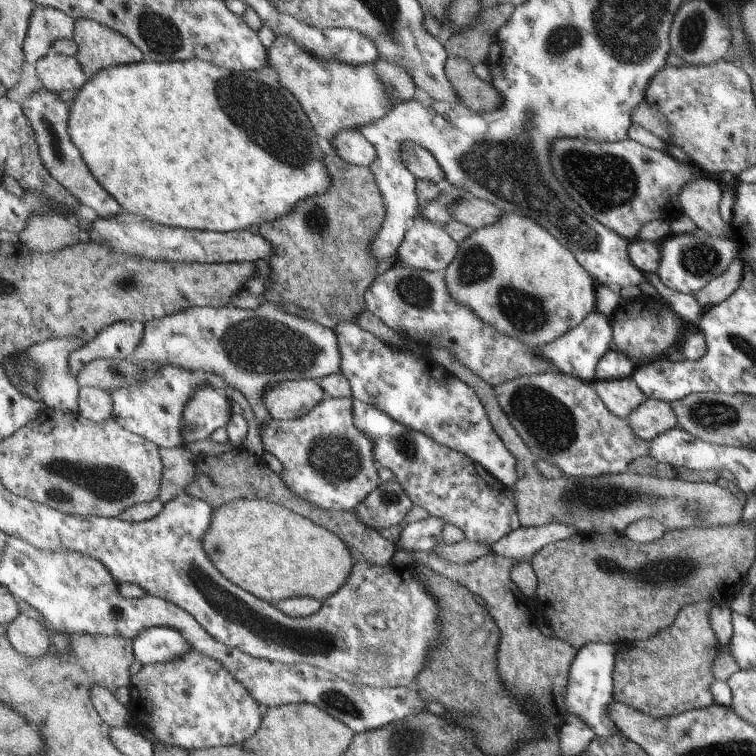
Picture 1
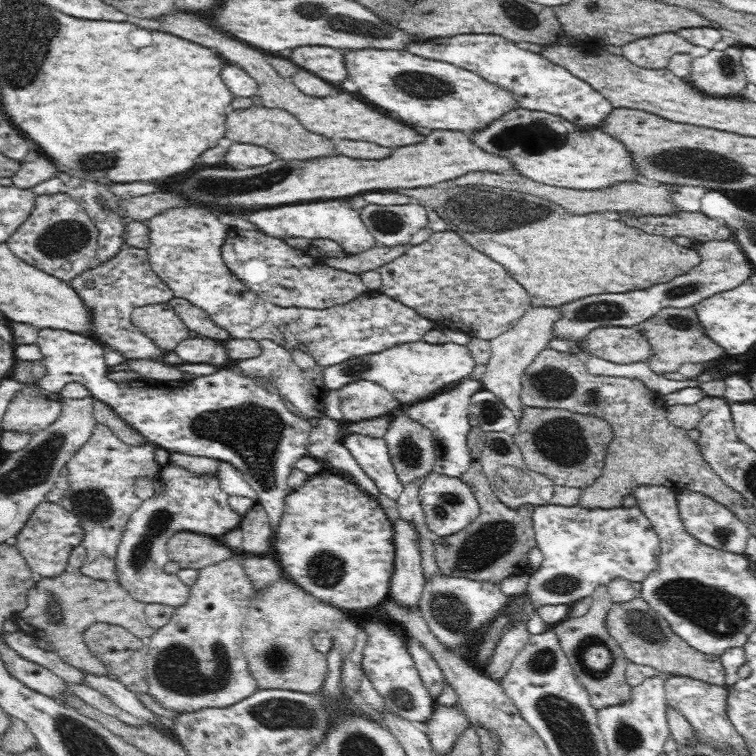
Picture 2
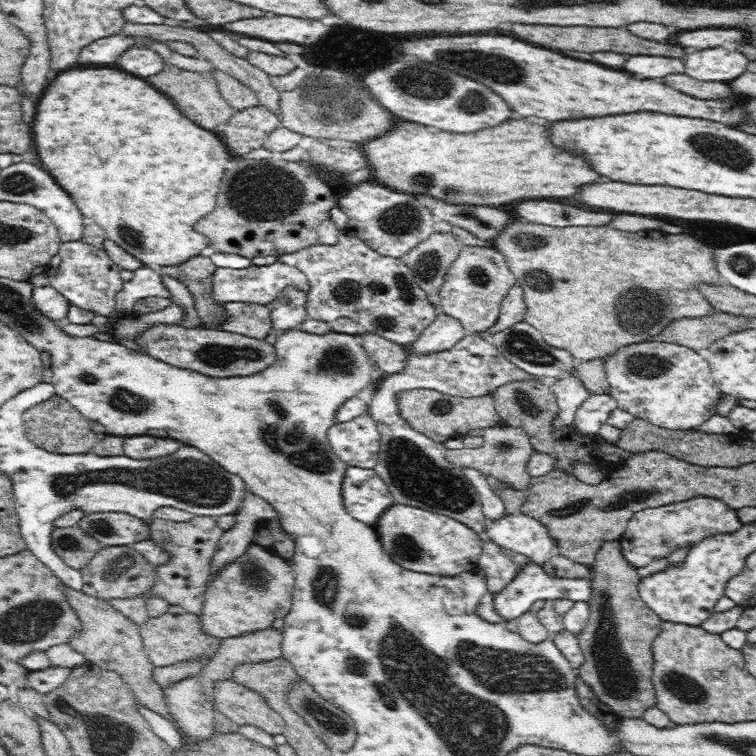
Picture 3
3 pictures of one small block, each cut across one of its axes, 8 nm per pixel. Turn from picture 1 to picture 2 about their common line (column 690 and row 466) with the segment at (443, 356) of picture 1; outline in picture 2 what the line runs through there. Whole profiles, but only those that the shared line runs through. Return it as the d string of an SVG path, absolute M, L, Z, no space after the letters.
M486 432L485 447L478 459L483 471L498 499L508 508L518 508L525 504L560 505L565 507L579 504L581 488L557 485L550 477L528 468L520 447L513 441L513 435L505 432Z

